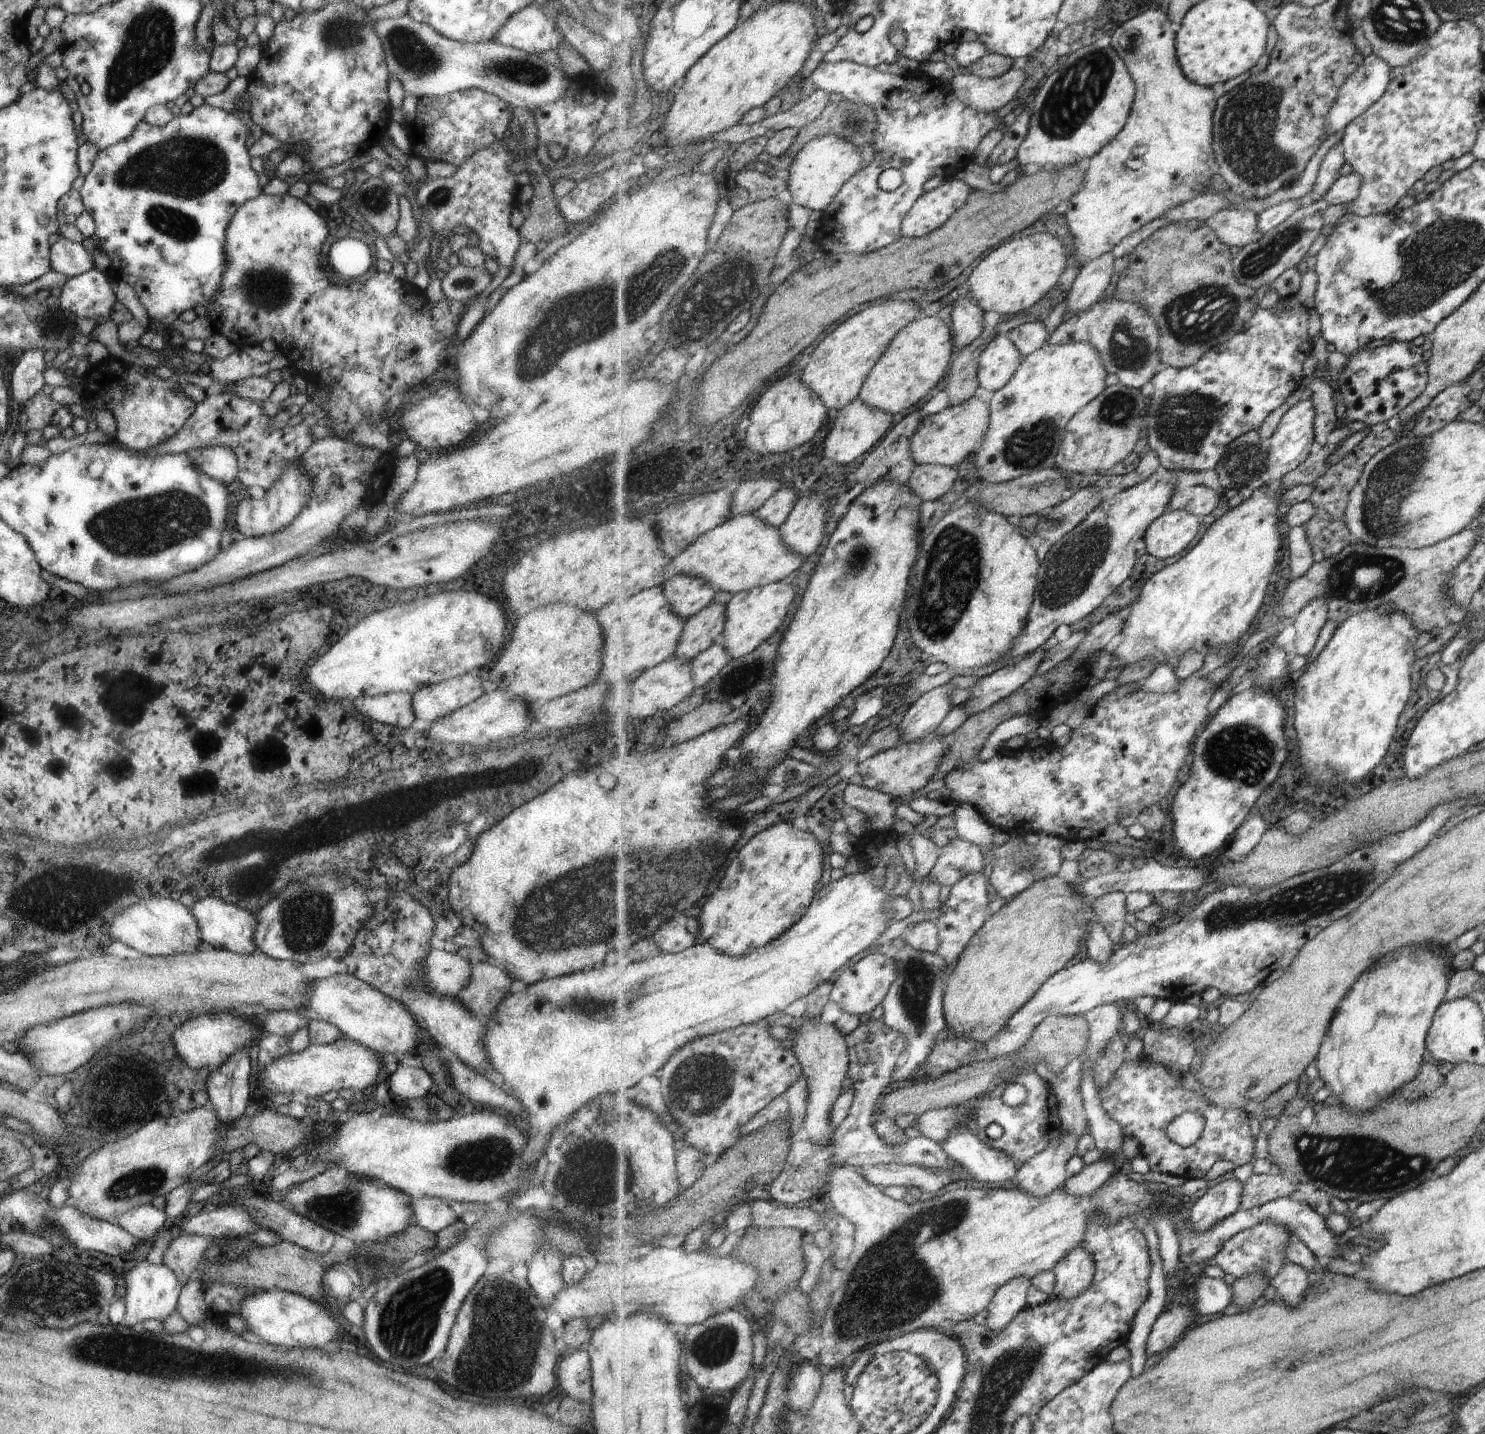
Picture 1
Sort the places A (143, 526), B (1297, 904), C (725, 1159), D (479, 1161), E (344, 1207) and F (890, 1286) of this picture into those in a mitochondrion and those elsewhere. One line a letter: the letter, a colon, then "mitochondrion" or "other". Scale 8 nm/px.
A: mitochondrion
B: mitochondrion
C: other
D: mitochondrion
E: mitochondrion
F: mitochondrion

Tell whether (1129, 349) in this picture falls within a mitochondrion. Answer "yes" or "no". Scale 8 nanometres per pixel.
yes

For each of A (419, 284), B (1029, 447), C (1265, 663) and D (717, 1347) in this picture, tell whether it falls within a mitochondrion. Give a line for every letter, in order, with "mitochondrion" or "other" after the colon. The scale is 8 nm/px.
A: other
B: mitochondrion
C: mitochondrion
D: mitochondrion

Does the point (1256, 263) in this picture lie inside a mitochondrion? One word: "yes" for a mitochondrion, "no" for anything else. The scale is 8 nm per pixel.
yes

